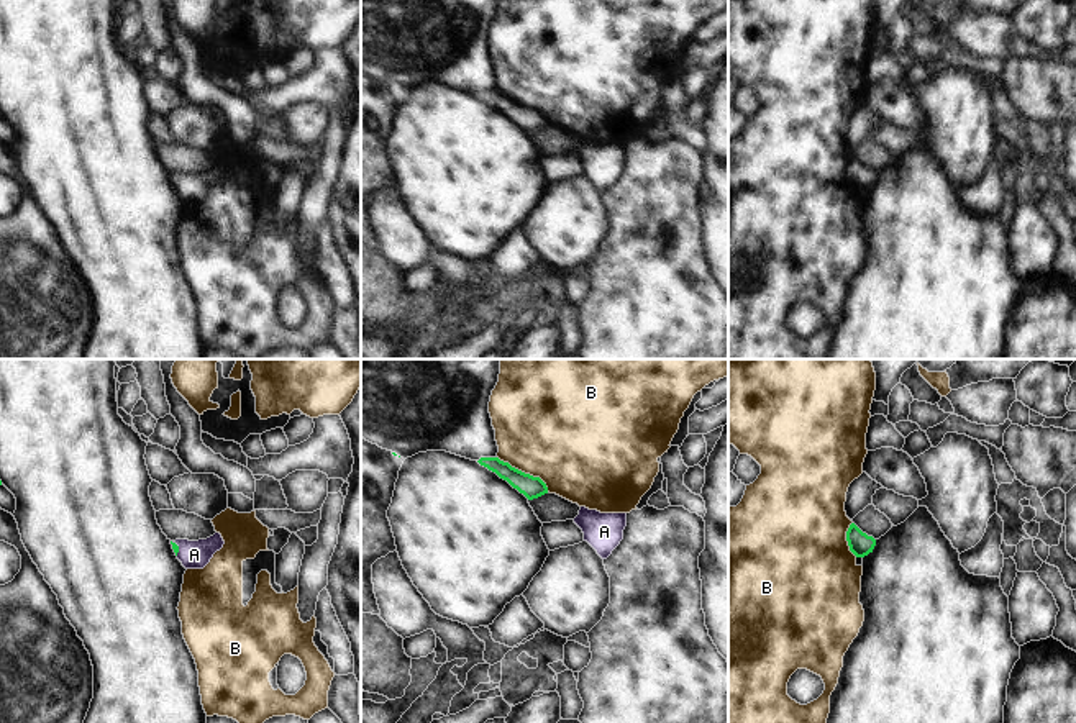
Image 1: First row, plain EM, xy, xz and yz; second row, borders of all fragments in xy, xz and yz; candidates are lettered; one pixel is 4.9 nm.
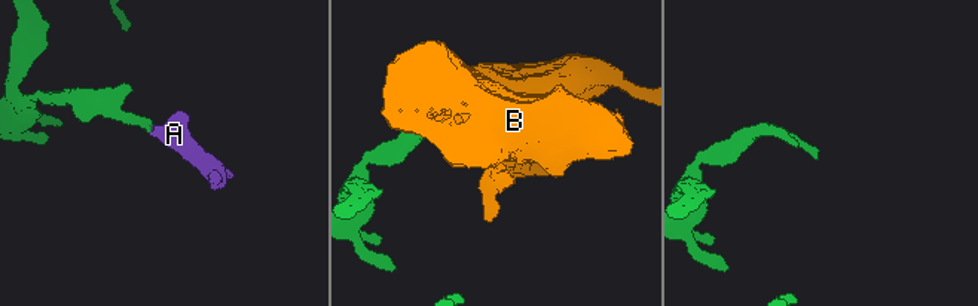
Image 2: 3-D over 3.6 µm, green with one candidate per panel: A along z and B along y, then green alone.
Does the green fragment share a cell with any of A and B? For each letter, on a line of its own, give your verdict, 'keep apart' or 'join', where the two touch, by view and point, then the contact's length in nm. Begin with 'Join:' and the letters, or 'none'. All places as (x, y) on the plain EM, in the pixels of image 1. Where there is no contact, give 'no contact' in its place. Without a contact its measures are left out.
Join: A
A: join; meets green in xy at (177, 181); contact 80 nm long
B: keep apart; meets green in xz at (524, 105); contact 300 nm long

